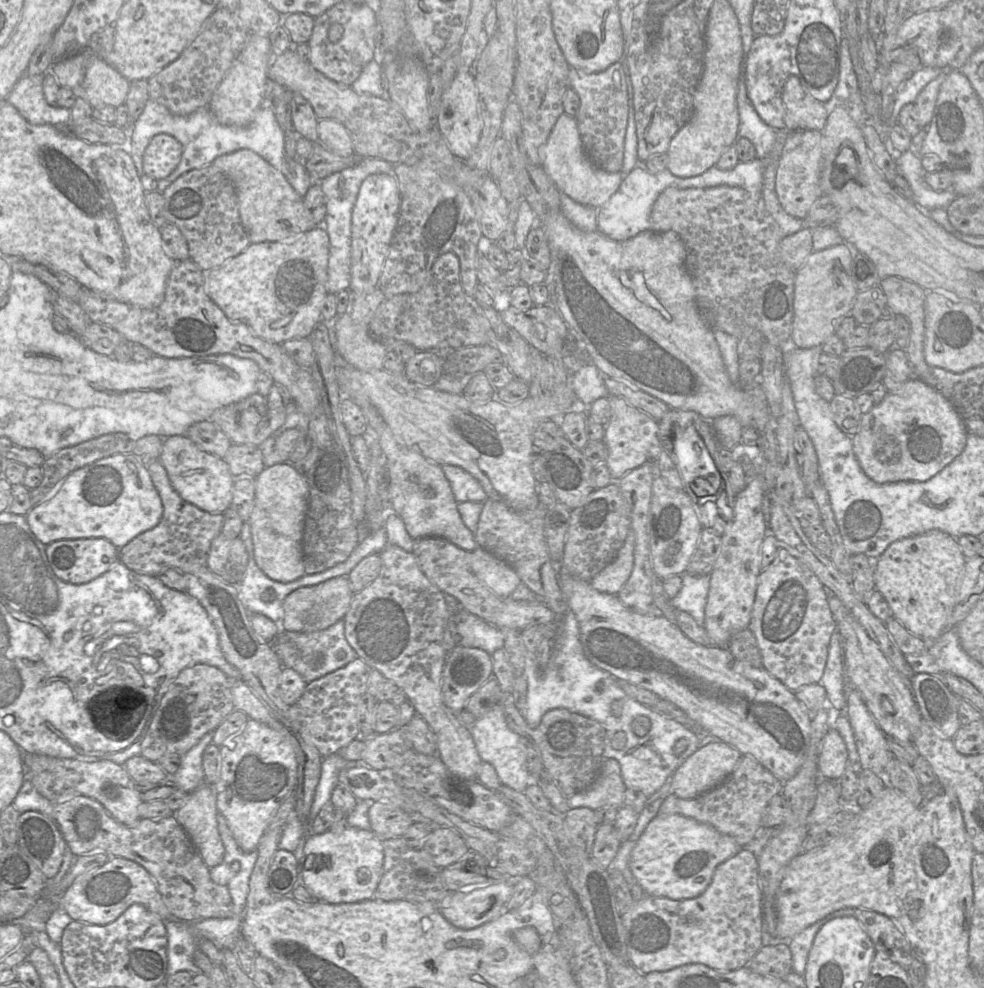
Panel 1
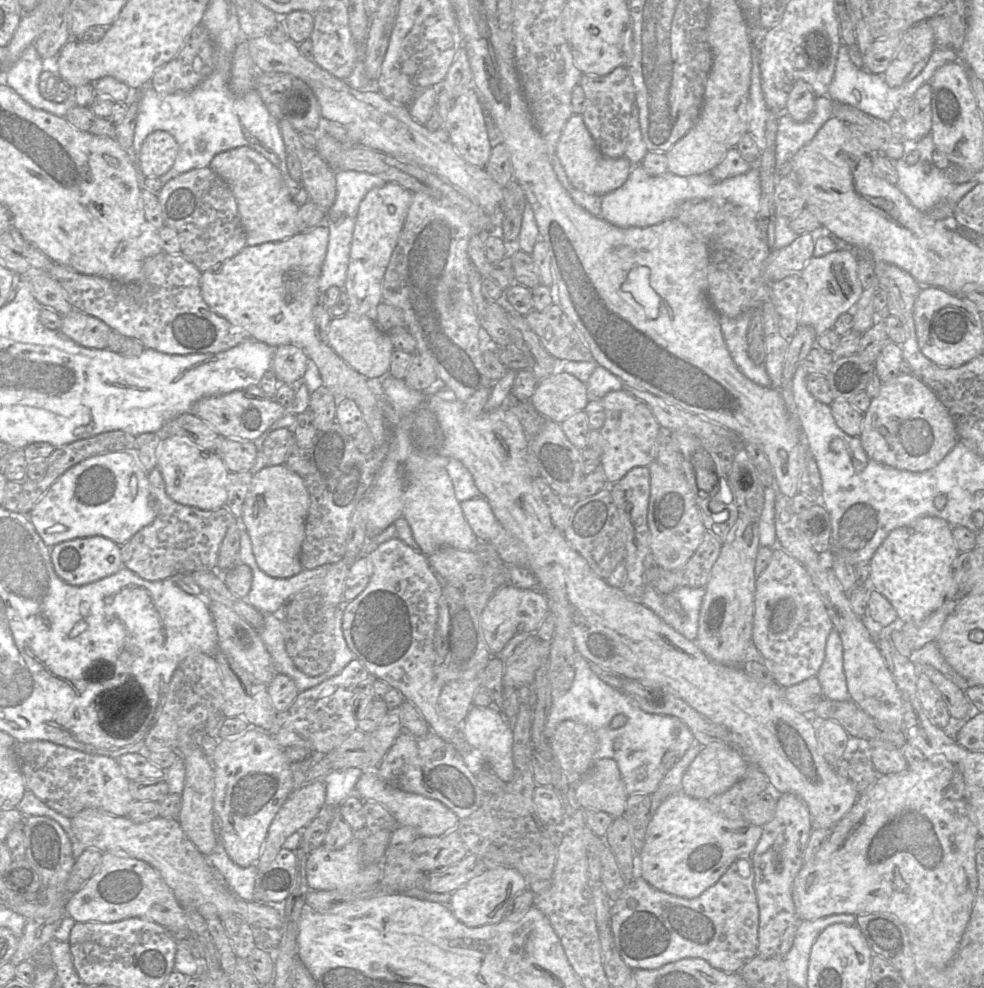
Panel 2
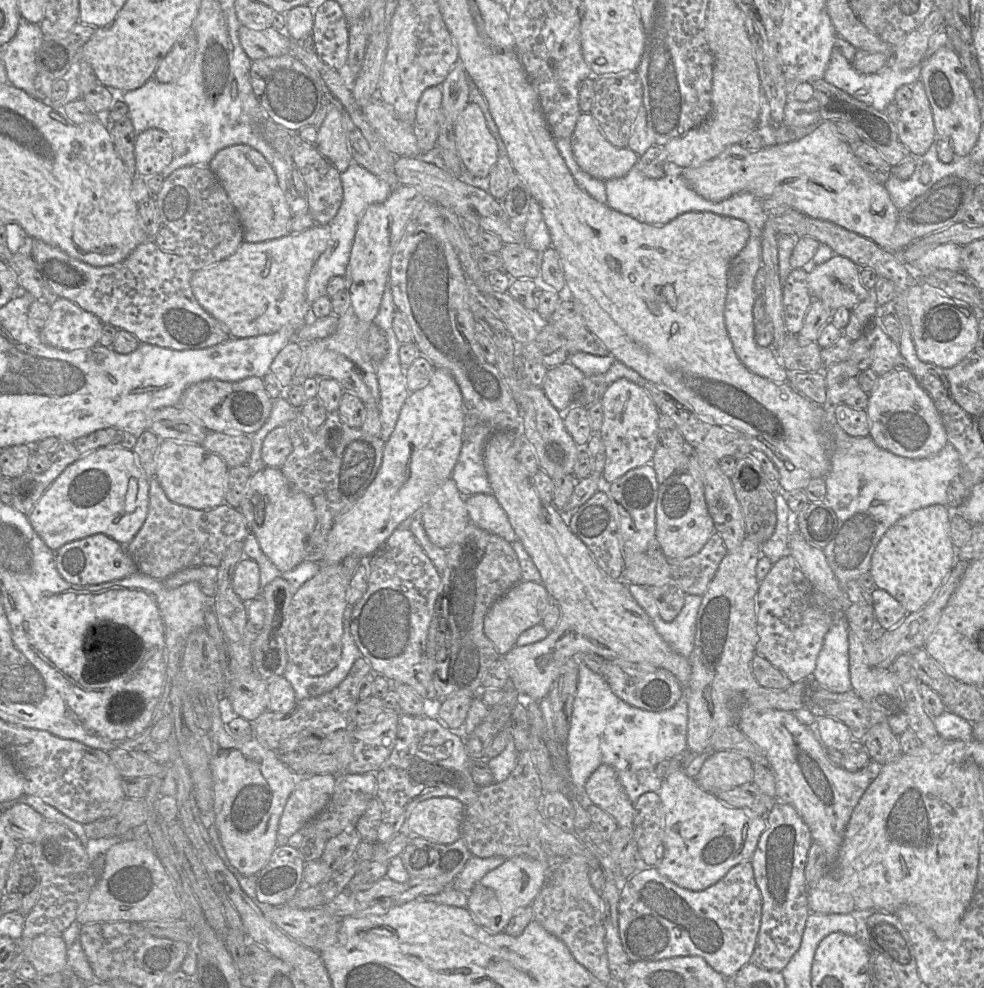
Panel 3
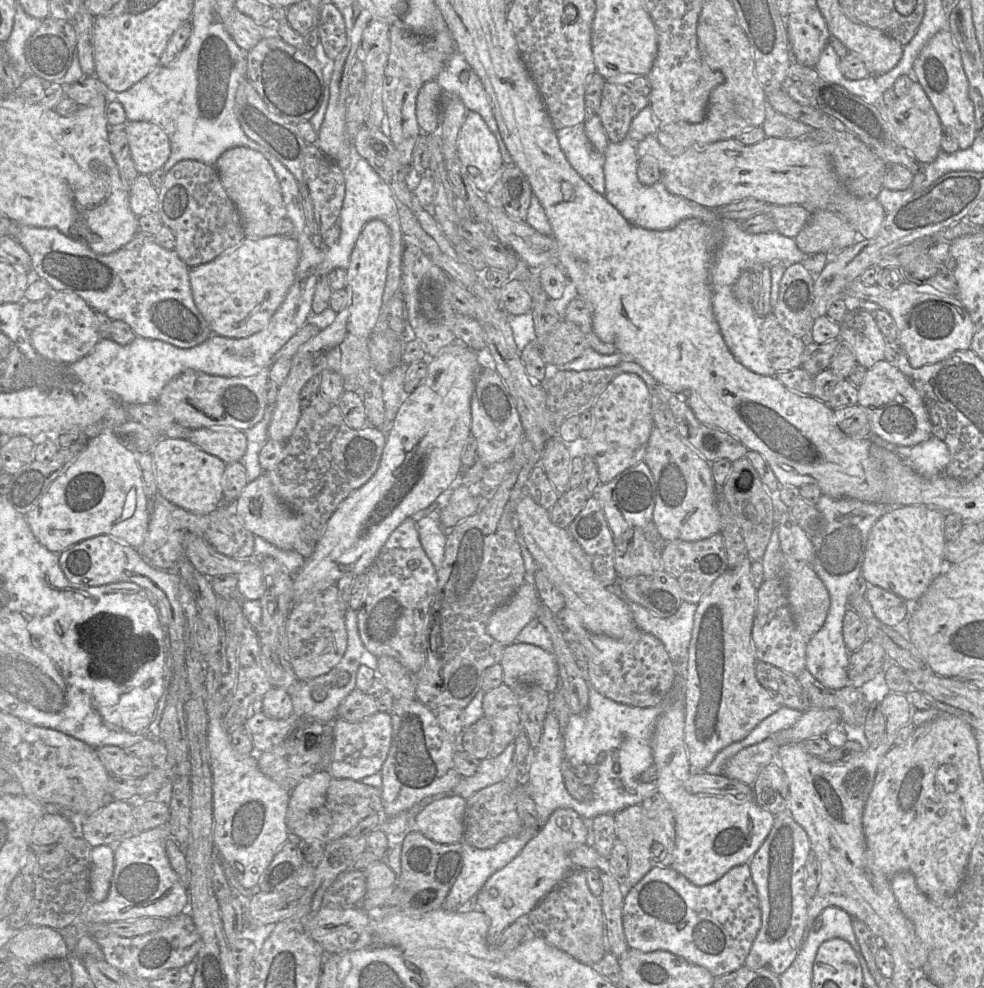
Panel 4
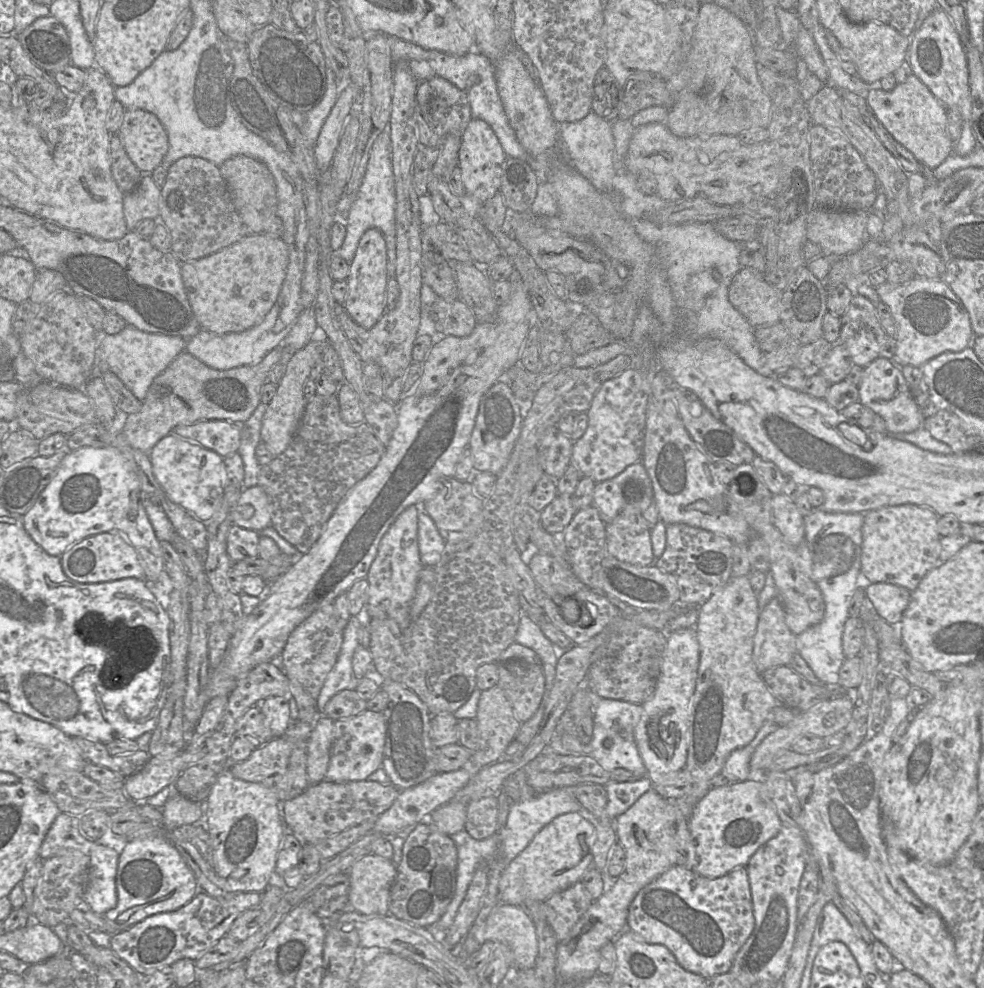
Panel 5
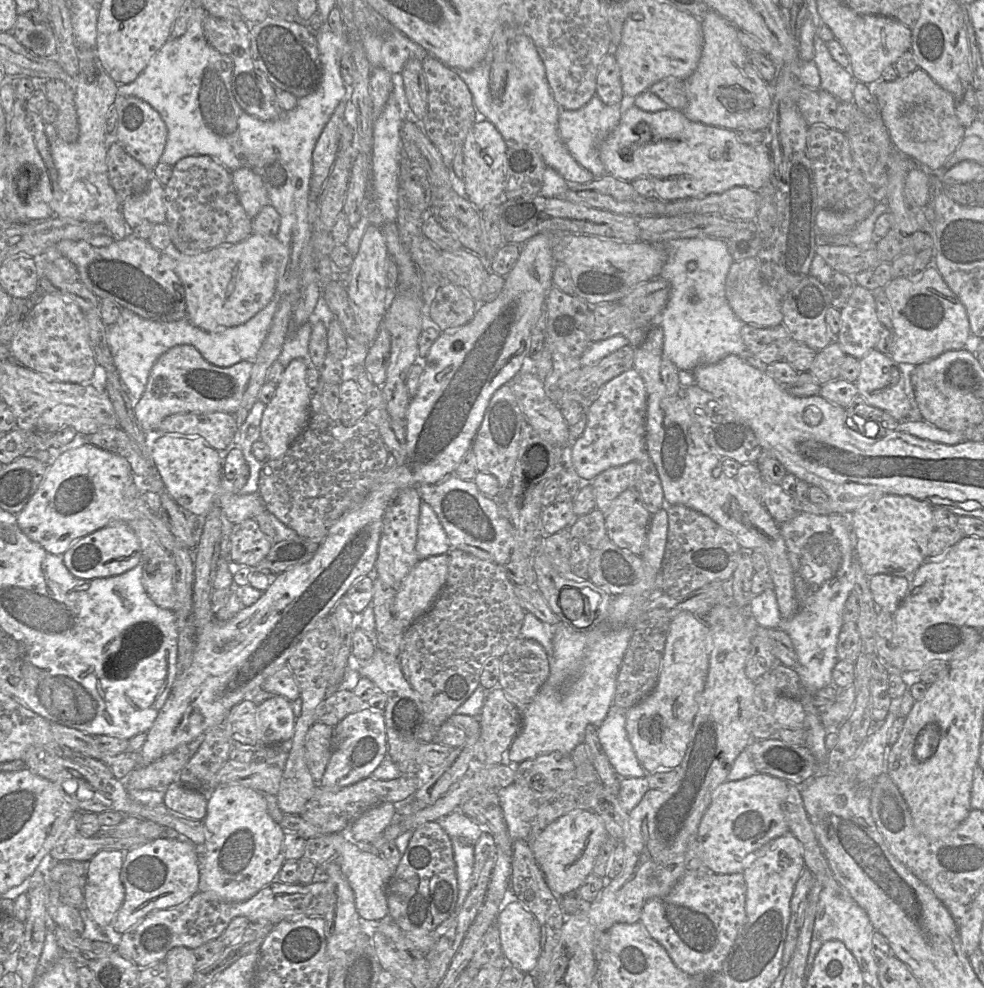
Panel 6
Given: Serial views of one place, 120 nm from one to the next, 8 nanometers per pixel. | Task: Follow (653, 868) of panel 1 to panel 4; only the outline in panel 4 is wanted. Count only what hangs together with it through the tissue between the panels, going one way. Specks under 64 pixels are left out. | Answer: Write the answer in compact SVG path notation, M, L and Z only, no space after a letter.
M683 686L683 695L681 695L681 693L678 693L673 703L657 718L652 741L651 741L651 748L652 748L652 755L654 760L653 763L656 765L658 770L658 778L656 781L657 791L669 803L674 813L675 850L674 850L674 860L671 867L678 873L682 874L685 878L687 878L692 884L696 886L705 886L719 880L726 872L728 872L733 867L744 863L748 863L750 861L750 859L753 857L753 855L757 852L757 850L760 848L760 846L767 838L774 823L774 815L769 811L766 811L762 809L760 806L758 806L754 798L746 802L736 803L723 797L698 796L689 793L685 788L685 783L688 780L688 778L691 776L691 765L689 764L688 761L686 745L684 742L684 725L685 725L685 704L684 704L684 686Z

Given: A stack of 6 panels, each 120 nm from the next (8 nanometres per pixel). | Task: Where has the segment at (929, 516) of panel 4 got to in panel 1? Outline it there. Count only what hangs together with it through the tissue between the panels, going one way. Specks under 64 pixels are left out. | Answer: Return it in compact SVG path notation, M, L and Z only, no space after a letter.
M940 530L892 542L873 562L875 589L887 601L892 617L927 642L949 630L949 615L958 600L966 557L957 538Z

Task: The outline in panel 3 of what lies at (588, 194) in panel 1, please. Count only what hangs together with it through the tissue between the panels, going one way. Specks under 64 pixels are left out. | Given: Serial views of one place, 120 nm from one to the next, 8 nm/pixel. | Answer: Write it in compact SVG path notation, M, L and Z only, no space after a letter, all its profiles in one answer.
M581 113L570 137L579 167L592 177L607 181L626 175L639 157L629 148L614 147L590 113Z

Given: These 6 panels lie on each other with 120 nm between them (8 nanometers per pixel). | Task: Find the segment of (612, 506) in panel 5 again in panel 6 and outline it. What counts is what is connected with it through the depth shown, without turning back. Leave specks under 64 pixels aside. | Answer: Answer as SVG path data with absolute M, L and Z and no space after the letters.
M629 462L623 466L609 468L590 482L596 502L596 509L608 510L612 502L625 490L636 487L636 475L639 465Z

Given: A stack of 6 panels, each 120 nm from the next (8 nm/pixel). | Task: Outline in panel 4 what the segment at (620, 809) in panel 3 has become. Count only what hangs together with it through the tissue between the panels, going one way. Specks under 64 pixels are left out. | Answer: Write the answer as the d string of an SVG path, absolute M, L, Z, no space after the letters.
M641 804L626 807L614 814L617 839L626 847L629 855L627 877L621 882L623 897L653 867L648 825Z

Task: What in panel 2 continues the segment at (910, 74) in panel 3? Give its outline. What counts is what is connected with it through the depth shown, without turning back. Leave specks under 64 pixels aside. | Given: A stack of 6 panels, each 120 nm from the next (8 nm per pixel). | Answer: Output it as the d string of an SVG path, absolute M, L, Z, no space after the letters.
M842 43L838 50L835 73L827 96L834 103L849 104L864 113L888 122L896 112L900 101L903 98L913 97L923 84L930 81L939 68L948 63L958 61L958 53L953 48L936 47L929 58L927 65L920 74L902 86L891 88L887 85L883 75L872 74L865 69L858 69L850 60L848 47Z

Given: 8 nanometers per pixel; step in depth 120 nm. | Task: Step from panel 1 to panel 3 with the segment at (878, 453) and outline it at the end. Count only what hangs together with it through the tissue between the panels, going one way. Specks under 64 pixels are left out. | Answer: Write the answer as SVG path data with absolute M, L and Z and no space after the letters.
M893 369L878 376L868 394L866 413L870 422L869 436L877 446L895 455L924 459L948 444L946 430L932 398L909 369Z

